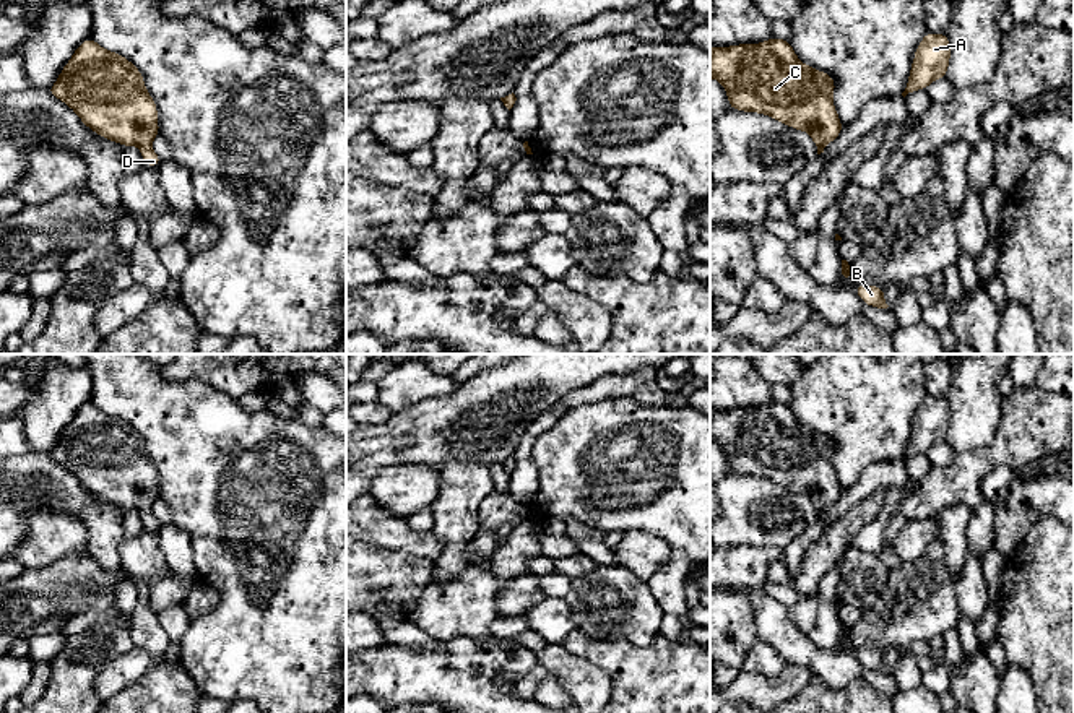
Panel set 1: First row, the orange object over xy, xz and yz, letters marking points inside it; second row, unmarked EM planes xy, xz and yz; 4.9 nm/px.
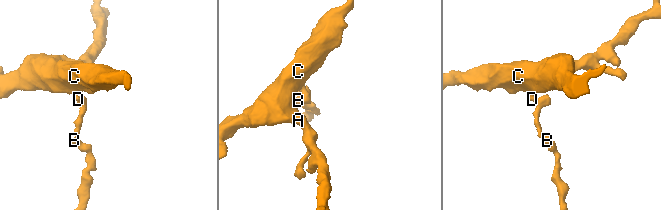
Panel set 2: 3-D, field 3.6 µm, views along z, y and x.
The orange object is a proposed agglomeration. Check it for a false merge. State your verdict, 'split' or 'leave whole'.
leave whole

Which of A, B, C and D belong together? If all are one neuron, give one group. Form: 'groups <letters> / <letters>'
groups A B C D

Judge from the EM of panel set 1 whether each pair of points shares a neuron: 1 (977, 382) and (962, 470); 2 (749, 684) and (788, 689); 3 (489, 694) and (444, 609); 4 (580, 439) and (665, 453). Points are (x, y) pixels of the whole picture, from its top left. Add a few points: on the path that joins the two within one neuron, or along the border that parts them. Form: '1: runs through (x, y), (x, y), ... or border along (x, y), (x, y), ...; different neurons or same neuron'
1: border along (998, 427), (988, 444), (956, 453); different neurons
2: runs through (759, 689), (779, 689); same neuron
3: border along (493, 637), (489, 640), (465, 637), (439, 640); different neurons
4: runs through (601, 453), (644, 453); same neuron

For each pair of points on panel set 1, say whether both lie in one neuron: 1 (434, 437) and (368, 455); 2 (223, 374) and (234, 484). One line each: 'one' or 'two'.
1: one
2: two

